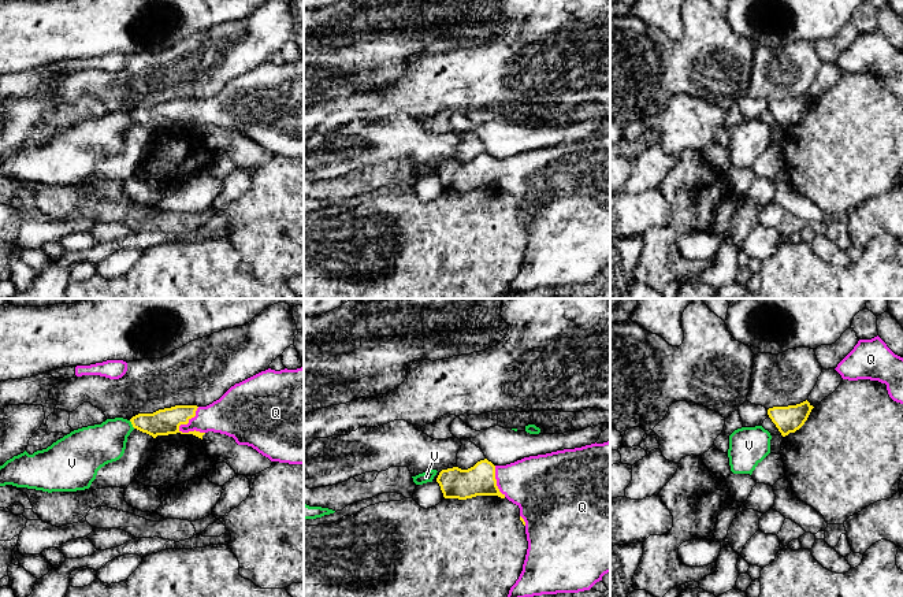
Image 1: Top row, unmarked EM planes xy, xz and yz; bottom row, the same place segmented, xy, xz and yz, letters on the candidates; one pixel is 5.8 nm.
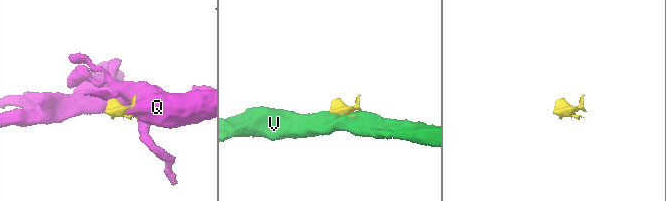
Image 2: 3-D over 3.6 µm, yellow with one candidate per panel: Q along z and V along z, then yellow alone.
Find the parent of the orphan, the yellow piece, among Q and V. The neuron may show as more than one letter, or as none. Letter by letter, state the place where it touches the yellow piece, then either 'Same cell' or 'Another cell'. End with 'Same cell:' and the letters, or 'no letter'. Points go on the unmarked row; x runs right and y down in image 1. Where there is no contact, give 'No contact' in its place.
Q: Touches yellow at xy (188, 115). Same cell
V: Touches yellow at xy (132, 117). Another cell
Same cell: Q

